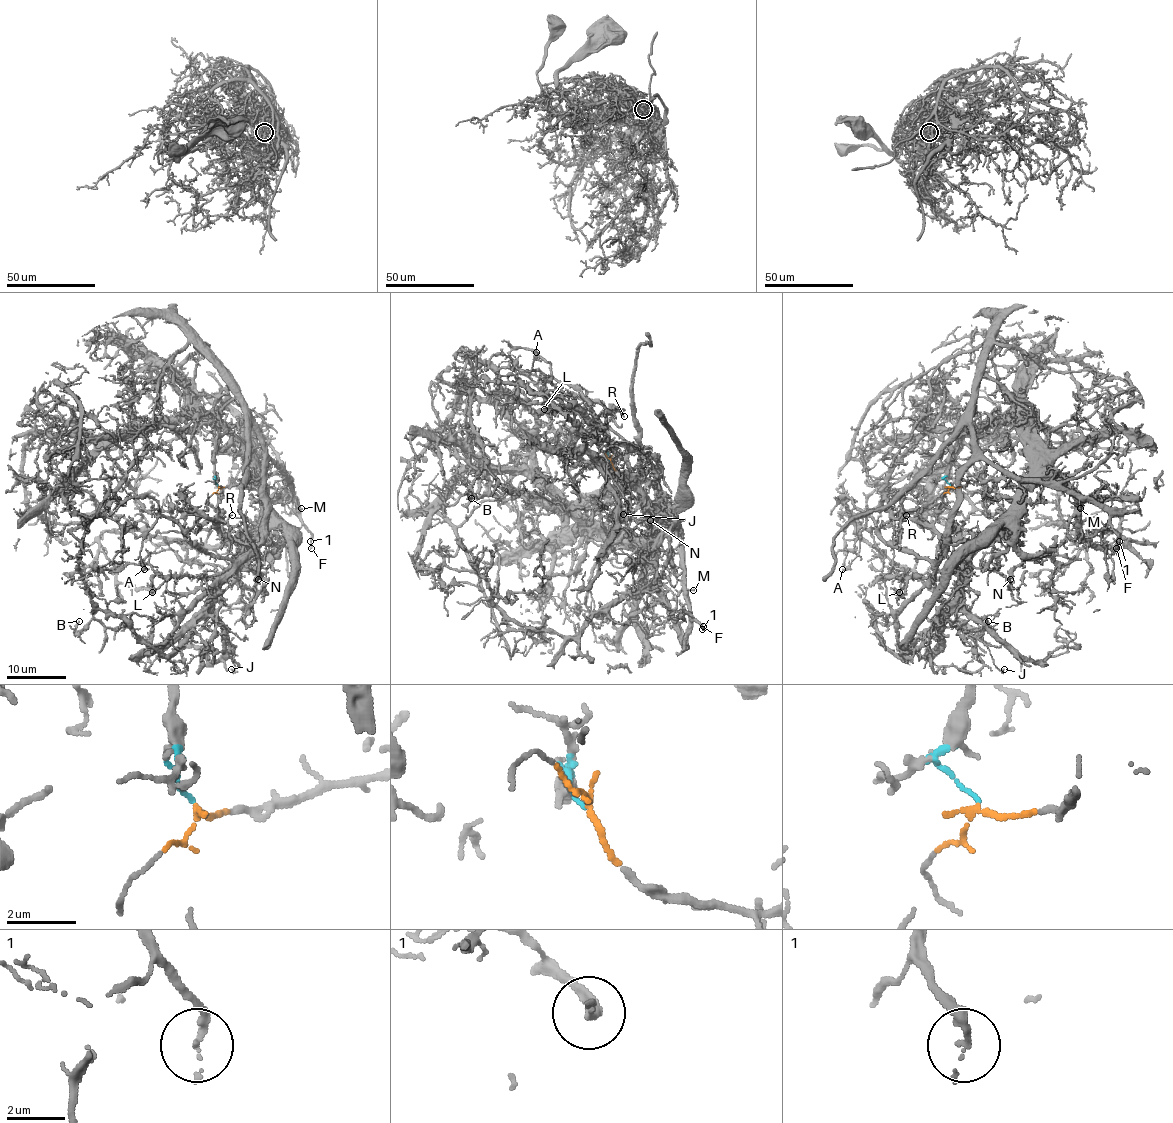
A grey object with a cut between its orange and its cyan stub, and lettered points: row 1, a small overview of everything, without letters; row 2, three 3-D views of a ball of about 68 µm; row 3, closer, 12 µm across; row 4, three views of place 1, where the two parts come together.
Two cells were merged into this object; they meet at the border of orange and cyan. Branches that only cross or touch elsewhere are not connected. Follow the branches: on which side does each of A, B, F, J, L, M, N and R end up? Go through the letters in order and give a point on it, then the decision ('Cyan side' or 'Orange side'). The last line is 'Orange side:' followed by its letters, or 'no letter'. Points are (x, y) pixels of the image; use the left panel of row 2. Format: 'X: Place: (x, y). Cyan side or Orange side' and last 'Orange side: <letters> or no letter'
A: Place: (144, 569). Orange side
B: Place: (79, 621). Cyan side
F: Place: (311, 548). Orange side
J: Place: (231, 669). Orange side
L: Place: (152, 592). Cyan side
M: Place: (301, 508). Orange side
N: Place: (258, 579). Cyan side
R: Place: (232, 515). Cyan side
Orange side: A, F, J, M

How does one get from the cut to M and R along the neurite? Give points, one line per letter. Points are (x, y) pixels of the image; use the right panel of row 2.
M: (951, 486), (964, 486), (969, 482), (960, 476), (988, 460), (1020, 478), (1058, 482), (1080, 509)
R: (951, 485), (955, 436), (1007, 420), (1029, 441), (1020, 503), (986, 534), (944, 537), (901, 520), (907, 514)

